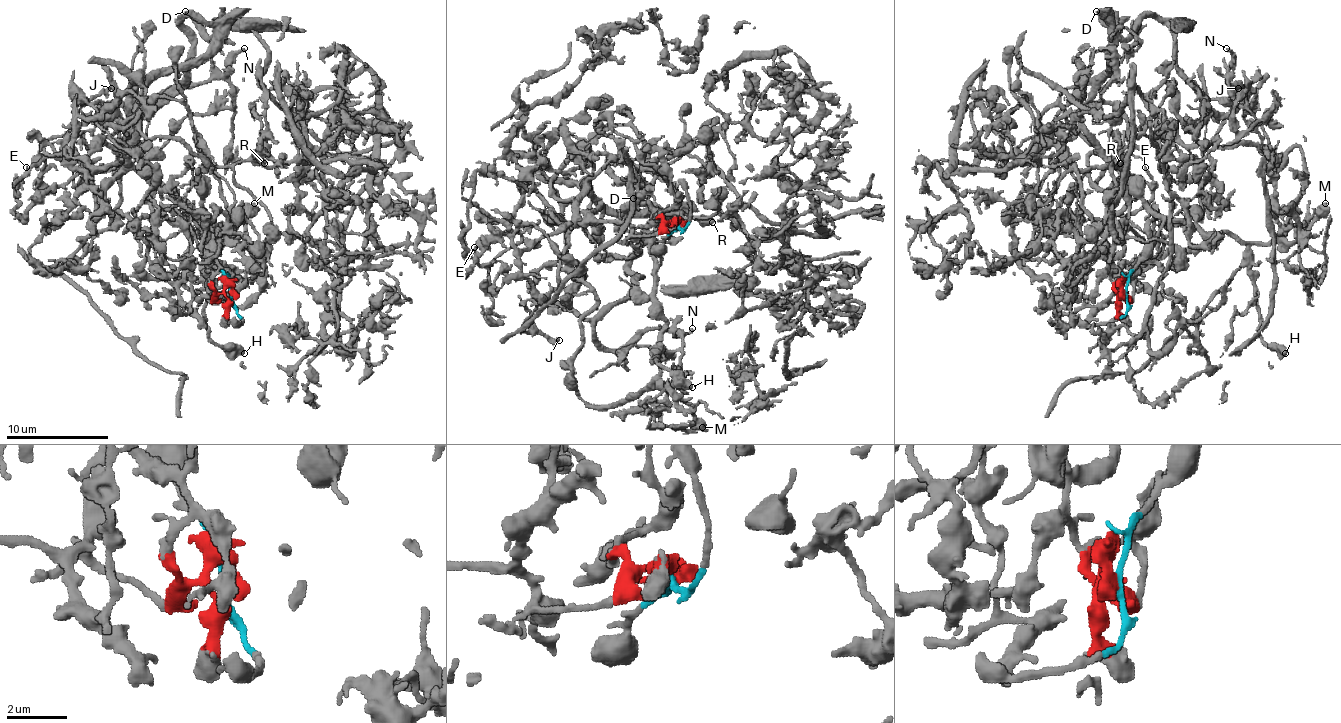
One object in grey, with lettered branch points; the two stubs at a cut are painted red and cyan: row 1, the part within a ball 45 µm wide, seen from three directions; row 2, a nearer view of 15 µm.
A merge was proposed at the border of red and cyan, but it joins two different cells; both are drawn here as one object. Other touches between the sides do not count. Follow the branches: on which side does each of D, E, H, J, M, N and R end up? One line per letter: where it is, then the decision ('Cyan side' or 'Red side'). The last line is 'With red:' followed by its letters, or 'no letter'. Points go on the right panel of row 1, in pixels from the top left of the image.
D: Place: (1096, 11). Red side
E: Place: (1145, 167). Red side
H: Place: (1285, 353). Cyan side
J: Place: (1238, 88). Red side
M: Place: (1325, 203). Cyan side
N: Place: (1226, 48). Red side
R: Place: (1120, 163). Cyan side
With red: D, E, J, N

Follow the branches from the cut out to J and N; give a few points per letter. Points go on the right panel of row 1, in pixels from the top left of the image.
J: (1123, 295), (1103, 225), (1126, 202), (1121, 169), (1169, 223), (1200, 210), (1203, 149), (1238, 87)
N: (1123, 295), (1103, 225), (1126, 177), (1083, 103), (1146, 16), (1221, 113), (1246, 95), (1226, 80), (1226, 49)

